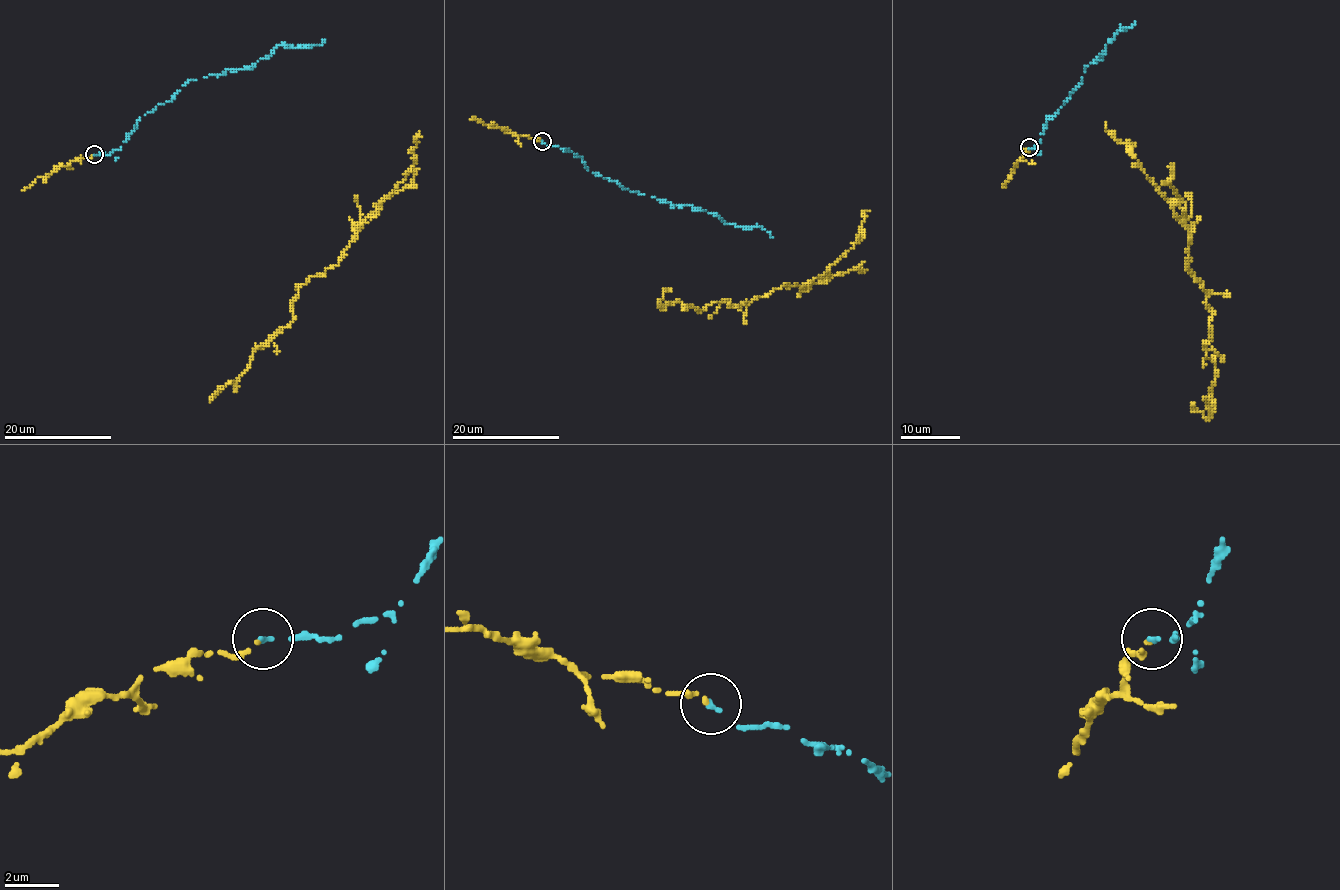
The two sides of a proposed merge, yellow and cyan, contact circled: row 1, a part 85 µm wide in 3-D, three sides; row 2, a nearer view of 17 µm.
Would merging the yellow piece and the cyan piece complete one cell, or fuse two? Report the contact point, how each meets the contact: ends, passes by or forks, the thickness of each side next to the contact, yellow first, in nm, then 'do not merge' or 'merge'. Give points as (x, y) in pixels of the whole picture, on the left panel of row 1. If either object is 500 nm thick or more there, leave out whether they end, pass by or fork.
at (94, 154); yellow ends there; cyan ends there; 150 nm thick on the yellow side, 160 nm on the other; merge

